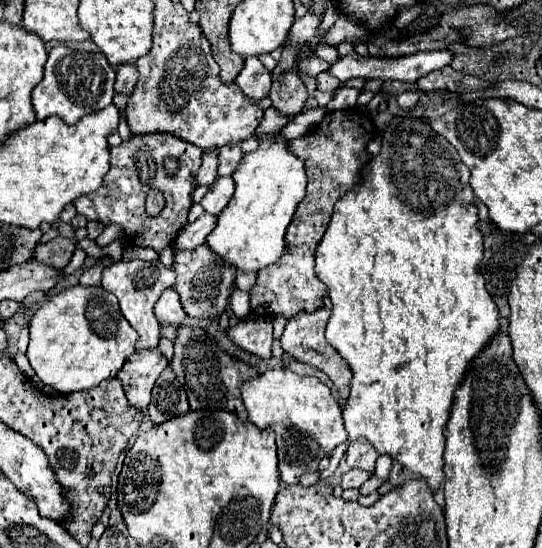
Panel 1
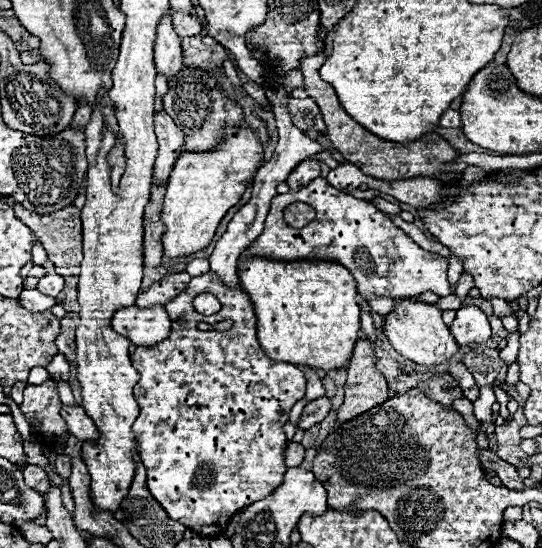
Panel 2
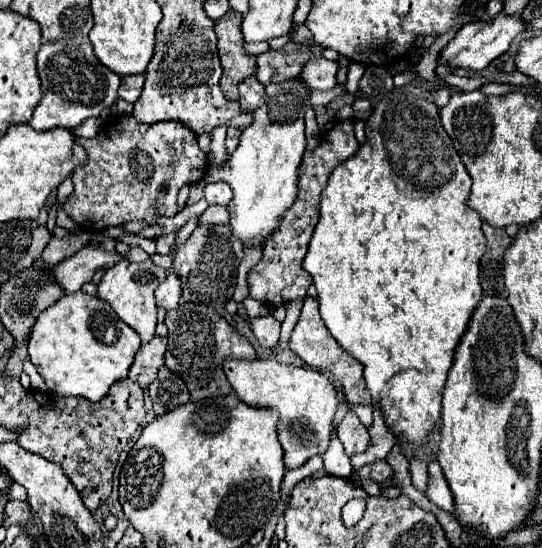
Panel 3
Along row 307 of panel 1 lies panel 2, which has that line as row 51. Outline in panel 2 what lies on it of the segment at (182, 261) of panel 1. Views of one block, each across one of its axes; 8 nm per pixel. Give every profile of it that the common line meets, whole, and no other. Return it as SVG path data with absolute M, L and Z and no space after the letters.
M200 35L182 39L183 63L188 68L200 68L210 72L222 72L226 60L226 48L213 38Z

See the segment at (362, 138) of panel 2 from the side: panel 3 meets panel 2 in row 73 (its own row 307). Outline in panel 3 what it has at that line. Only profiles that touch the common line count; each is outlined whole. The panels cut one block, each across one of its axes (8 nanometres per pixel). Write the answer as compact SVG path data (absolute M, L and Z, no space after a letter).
M308 296L304 300L304 306L302 306L302 314L300 314L300 320L290 336L290 350L294 354L298 354L308 366L314 366L314 368L320 368L320 370L326 370L330 372L344 388L344 392L350 392L364 376L362 376L362 364L354 358L350 358L350 354L346 354L342 350L342 346L336 344L336 340L332 338L332 334L326 330L322 318L320 318L320 312L318 312L318 300Z

